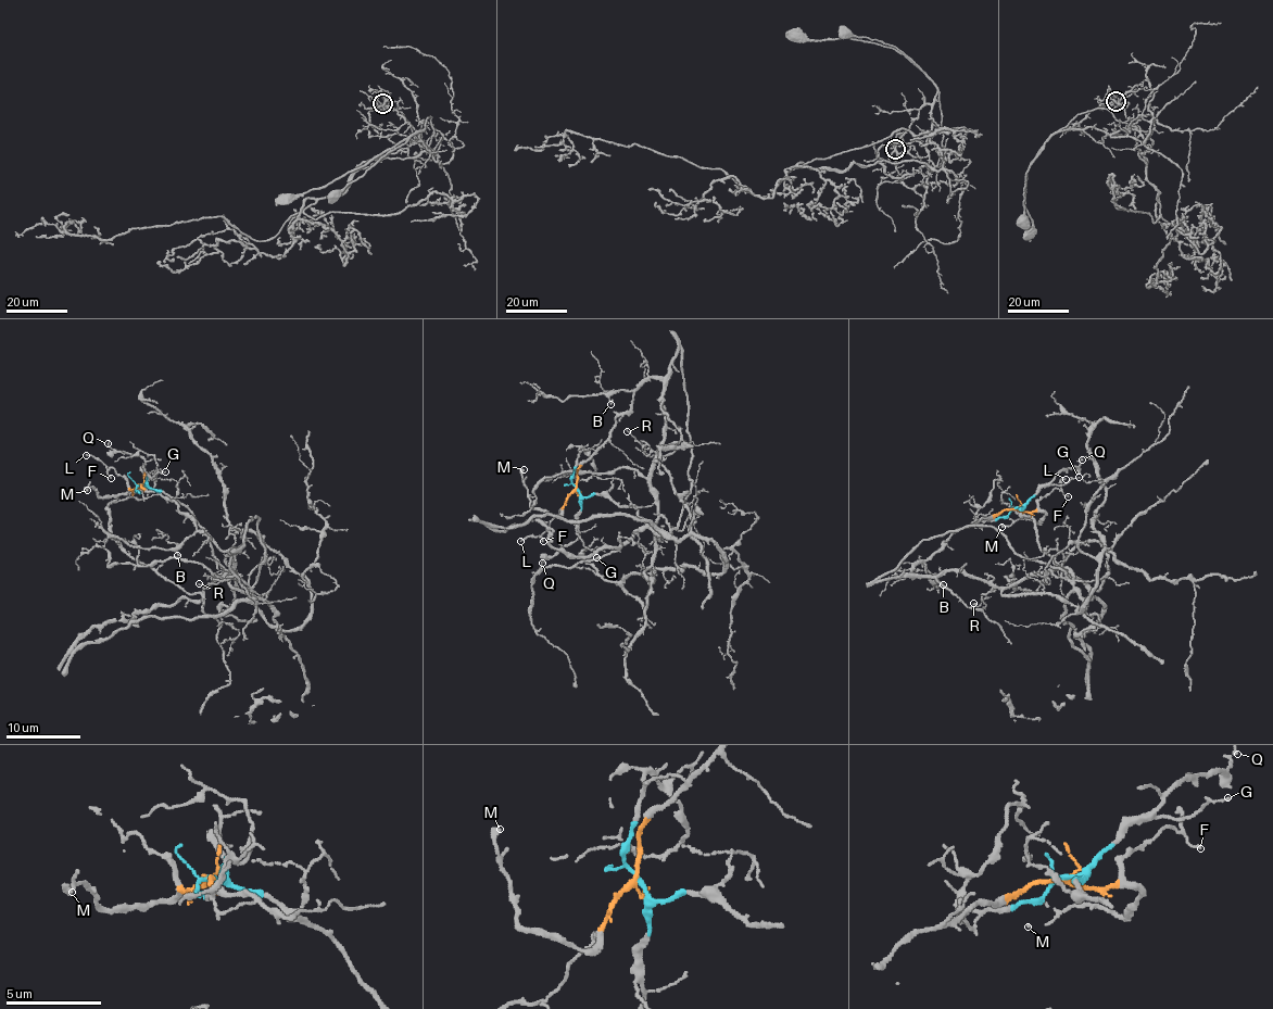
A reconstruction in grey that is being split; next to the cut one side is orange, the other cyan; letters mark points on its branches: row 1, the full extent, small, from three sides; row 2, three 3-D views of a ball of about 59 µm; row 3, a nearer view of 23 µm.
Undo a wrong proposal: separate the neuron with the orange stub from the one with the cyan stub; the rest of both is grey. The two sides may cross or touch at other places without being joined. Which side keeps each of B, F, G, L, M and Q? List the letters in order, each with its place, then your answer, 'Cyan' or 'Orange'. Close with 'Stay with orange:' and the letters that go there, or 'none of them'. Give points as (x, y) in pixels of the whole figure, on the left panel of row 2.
B: Place: (177, 555). Orange
F: Place: (111, 478). Orange
G: Place: (165, 471). Cyan
L: Place: (86, 455). Orange
M: Place: (87, 490). Orange
Q: Place: (108, 443). Cyan
Stay with orange: B, F, L, M

